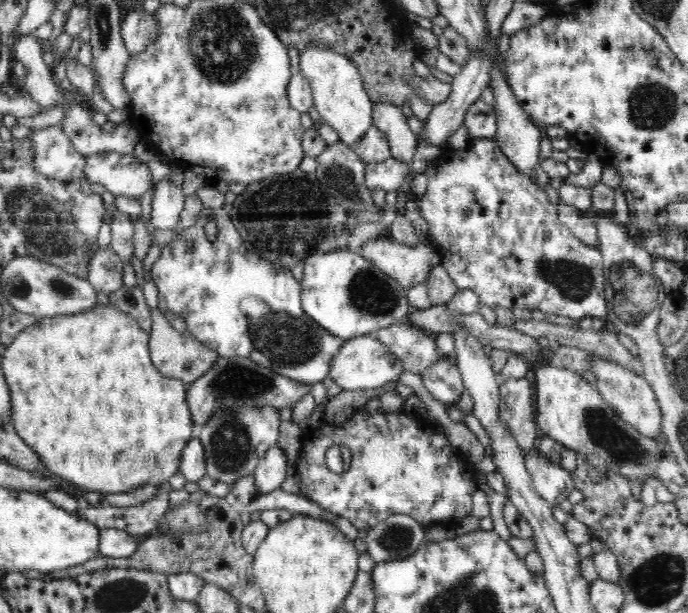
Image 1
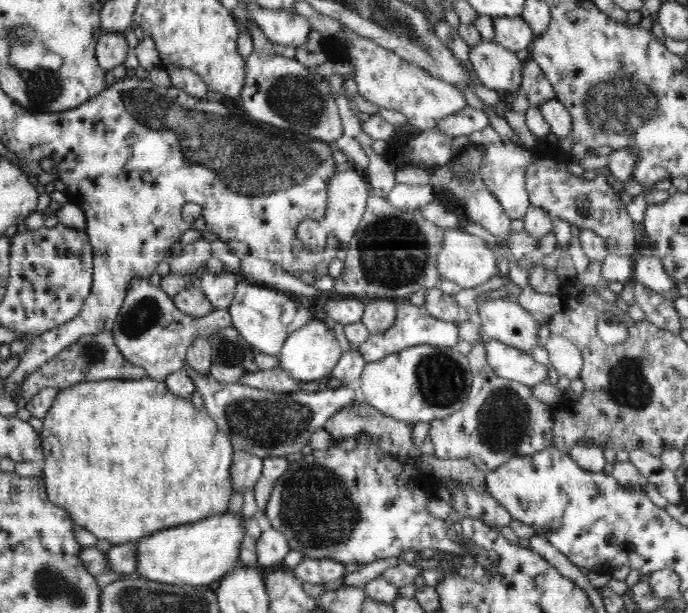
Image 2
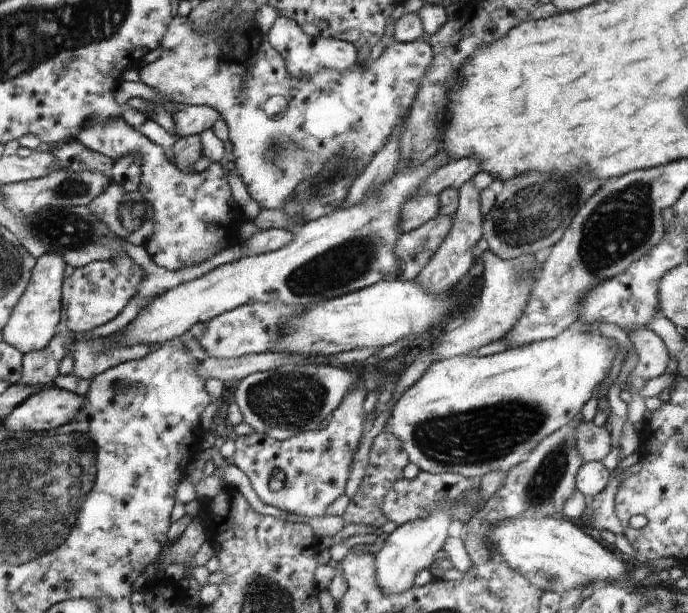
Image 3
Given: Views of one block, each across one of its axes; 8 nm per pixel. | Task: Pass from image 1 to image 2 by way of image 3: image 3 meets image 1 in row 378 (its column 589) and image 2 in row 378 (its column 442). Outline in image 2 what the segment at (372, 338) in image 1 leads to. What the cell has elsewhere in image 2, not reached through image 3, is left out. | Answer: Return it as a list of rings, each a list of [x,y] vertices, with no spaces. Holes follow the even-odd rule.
[[[420,344],[404,348],[399,354],[390,354],[376,363],[368,363],[362,372],[360,386],[364,400],[380,412],[398,420],[410,422],[430,422],[434,419],[446,418],[458,412],[467,399],[473,375],[470,371],[469,359],[456,348],[441,348]]]

